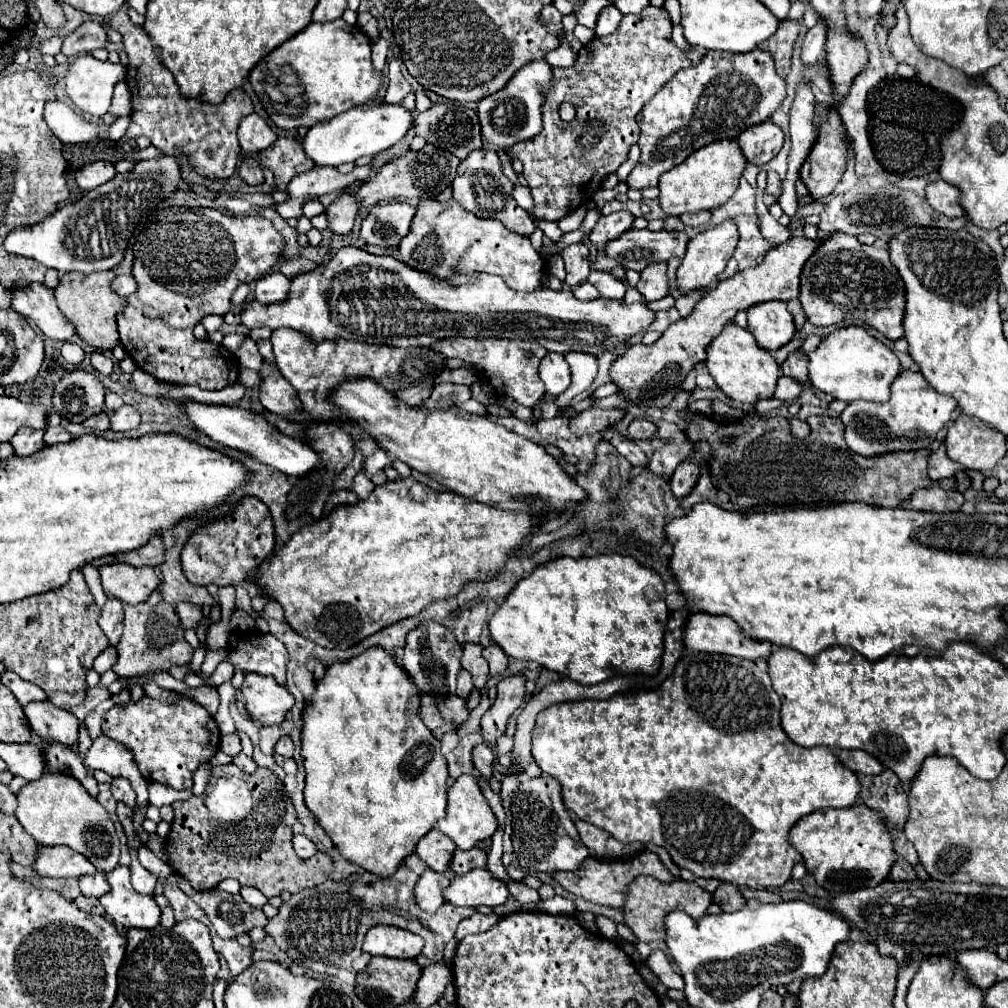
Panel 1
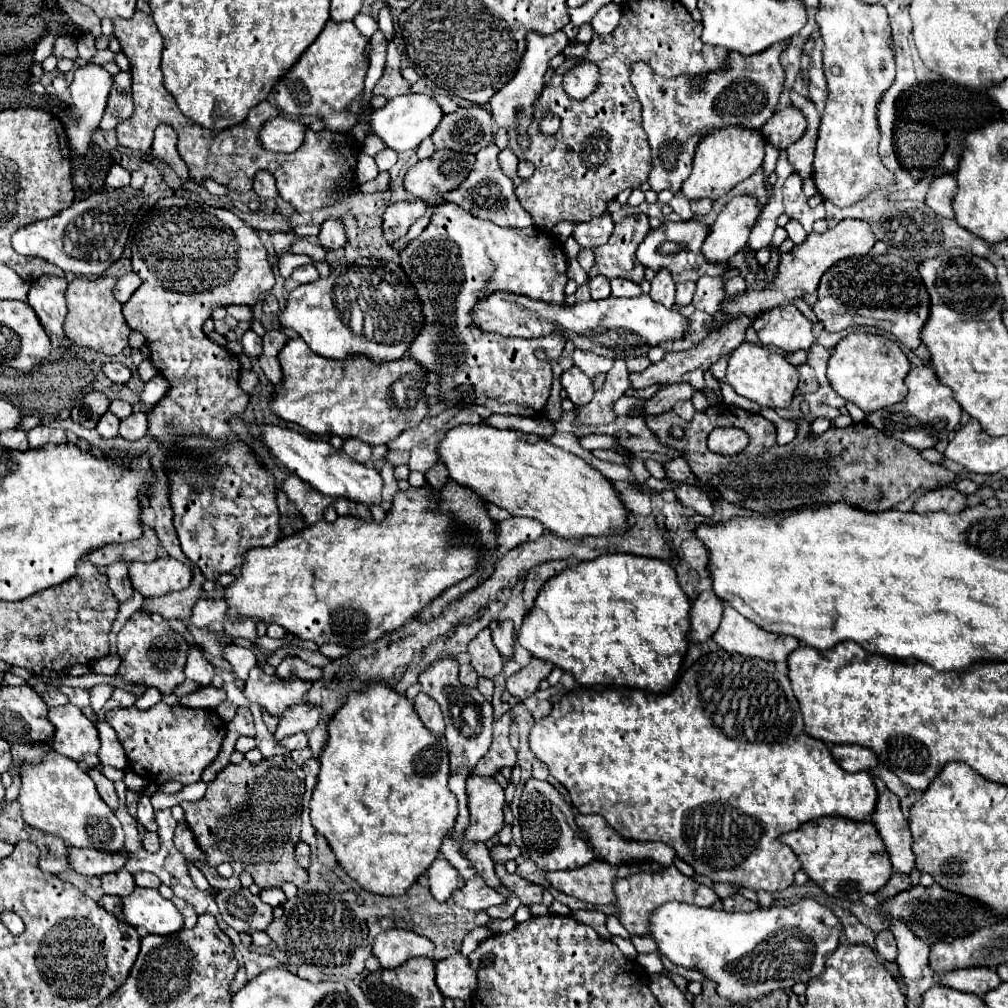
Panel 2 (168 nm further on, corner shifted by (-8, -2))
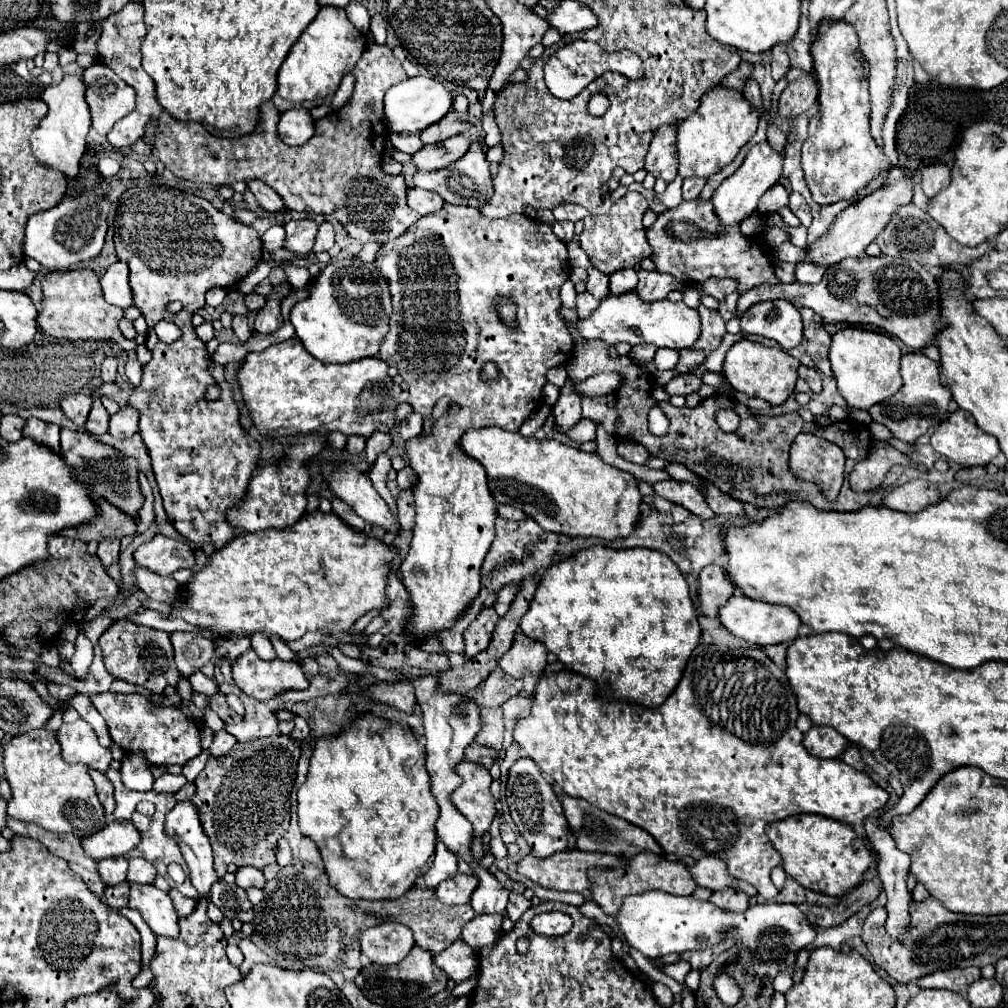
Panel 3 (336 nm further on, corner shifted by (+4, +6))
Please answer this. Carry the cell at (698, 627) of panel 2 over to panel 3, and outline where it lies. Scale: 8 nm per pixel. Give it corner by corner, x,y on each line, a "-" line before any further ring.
707,565
699,573
699,589
697,589
697,611
709,619
717,617
717,611
725,601
733,595
735,587
725,577
725,571
715,565

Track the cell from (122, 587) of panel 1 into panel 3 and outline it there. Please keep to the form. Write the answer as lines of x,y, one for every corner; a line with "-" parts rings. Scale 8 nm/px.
155,535
151,541
143,543
133,553
133,559
139,567
145,567
155,575
165,575
165,577
171,577
179,569
191,569
195,563
189,545
167,539
163,535

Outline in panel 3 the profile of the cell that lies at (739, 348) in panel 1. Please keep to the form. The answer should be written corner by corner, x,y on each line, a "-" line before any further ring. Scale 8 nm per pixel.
741,339
729,347
723,363
723,373
735,391
741,391
749,397
759,397
771,405
781,405
793,393
799,365
799,359
791,357
783,349
771,349
749,339

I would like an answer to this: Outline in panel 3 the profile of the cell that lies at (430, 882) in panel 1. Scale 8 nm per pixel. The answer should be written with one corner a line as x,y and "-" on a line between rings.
437,839
433,865
431,865
429,871
423,875
427,887
429,887
429,889
435,889
441,881
453,877
455,873
457,873
457,857
445,847
445,843
441,843
441,841

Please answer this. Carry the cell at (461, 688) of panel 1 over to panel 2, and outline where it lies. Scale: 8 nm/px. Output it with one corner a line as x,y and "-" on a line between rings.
469,663
459,665
459,681
467,687
477,687
477,673

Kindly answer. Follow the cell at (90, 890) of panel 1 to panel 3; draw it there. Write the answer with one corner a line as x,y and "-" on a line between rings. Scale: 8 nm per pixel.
111,857
97,863
99,877
105,885
117,885
127,879
127,859
125,857

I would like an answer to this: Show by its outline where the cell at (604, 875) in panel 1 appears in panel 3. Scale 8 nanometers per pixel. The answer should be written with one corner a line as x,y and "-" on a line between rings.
575,849
561,851
545,859
529,855
517,863
517,871
535,881
537,885
575,893
583,893
589,889
587,871
591,867
605,867
605,855

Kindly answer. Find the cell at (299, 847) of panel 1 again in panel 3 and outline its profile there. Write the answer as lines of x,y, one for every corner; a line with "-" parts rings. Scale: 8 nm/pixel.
279,839
279,847
277,847
277,863
281,867
291,863
291,847
287,843
287,839

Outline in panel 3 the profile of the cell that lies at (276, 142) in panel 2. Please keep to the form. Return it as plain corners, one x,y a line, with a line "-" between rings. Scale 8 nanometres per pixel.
289,109
281,113
277,133
287,145
303,145
313,135
313,119
307,109

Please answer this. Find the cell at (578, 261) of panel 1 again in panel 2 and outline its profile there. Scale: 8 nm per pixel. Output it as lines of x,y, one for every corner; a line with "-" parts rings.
605,215
605,219
593,219
593,223
575,225
573,237
581,247
595,249
595,247
607,243
611,233
613,233
613,221
609,215

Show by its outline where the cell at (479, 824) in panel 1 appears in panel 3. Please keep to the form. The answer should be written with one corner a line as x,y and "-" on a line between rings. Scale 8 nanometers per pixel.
461,761
455,769
463,777
463,783
451,795
451,801
471,821
473,835
479,837
489,831
489,825
495,817
495,801
489,791
493,779
489,771
477,763

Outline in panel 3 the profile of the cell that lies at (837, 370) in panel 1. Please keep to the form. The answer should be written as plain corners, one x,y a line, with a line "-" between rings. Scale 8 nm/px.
845,327
831,337
829,363
837,383
837,391
853,409
869,409
871,405
881,403
883,399
895,395
901,389
903,381
899,373
899,361
899,345
879,331

